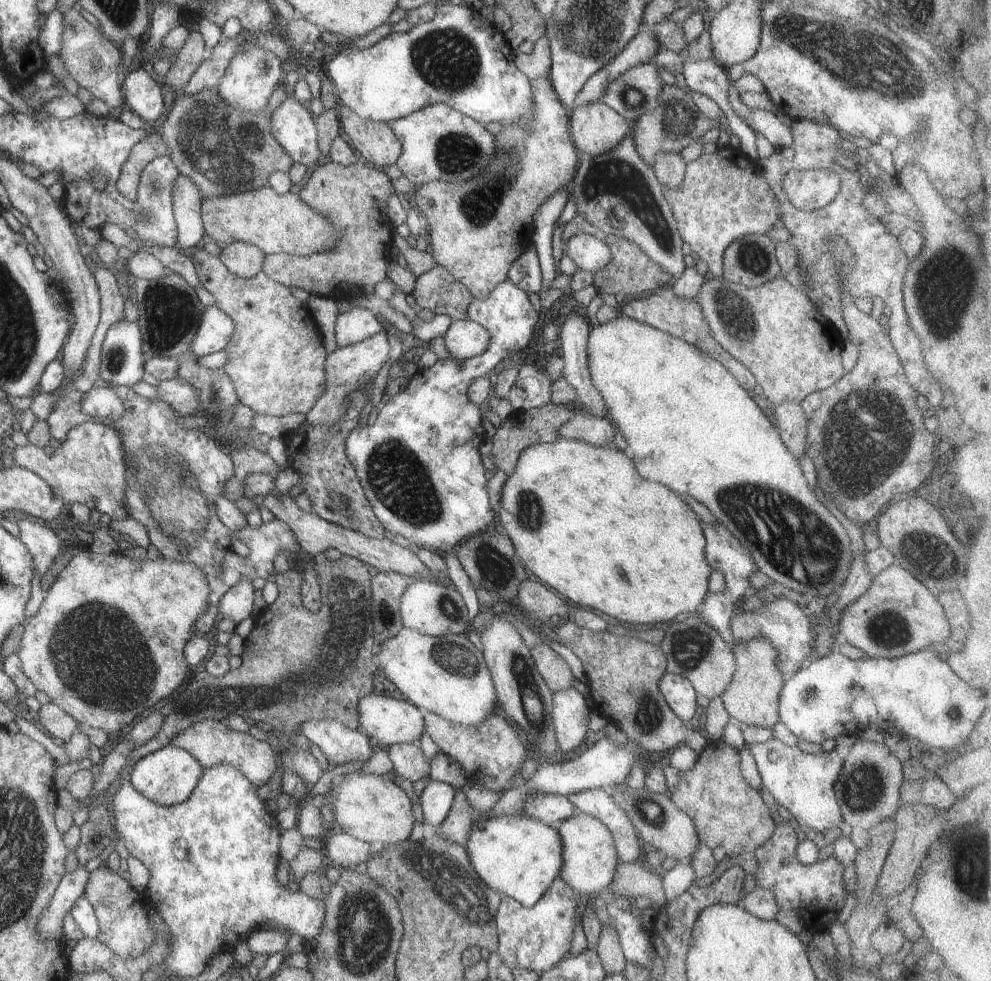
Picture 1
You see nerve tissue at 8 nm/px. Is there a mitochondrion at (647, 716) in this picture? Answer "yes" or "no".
yes

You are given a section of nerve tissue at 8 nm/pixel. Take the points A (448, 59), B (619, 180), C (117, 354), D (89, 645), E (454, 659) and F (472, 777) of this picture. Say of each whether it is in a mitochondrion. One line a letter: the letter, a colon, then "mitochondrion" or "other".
A: mitochondrion
B: mitochondrion
C: mitochondrion
D: mitochondrion
E: mitochondrion
F: other

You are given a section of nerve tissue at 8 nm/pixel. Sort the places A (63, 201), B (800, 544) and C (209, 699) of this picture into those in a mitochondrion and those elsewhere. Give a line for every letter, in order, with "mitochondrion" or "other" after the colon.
A: other
B: mitochondrion
C: mitochondrion

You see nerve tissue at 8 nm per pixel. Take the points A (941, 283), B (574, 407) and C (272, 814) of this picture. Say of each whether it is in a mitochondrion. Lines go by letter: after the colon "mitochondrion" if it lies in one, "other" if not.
A: mitochondrion
B: other
C: other

